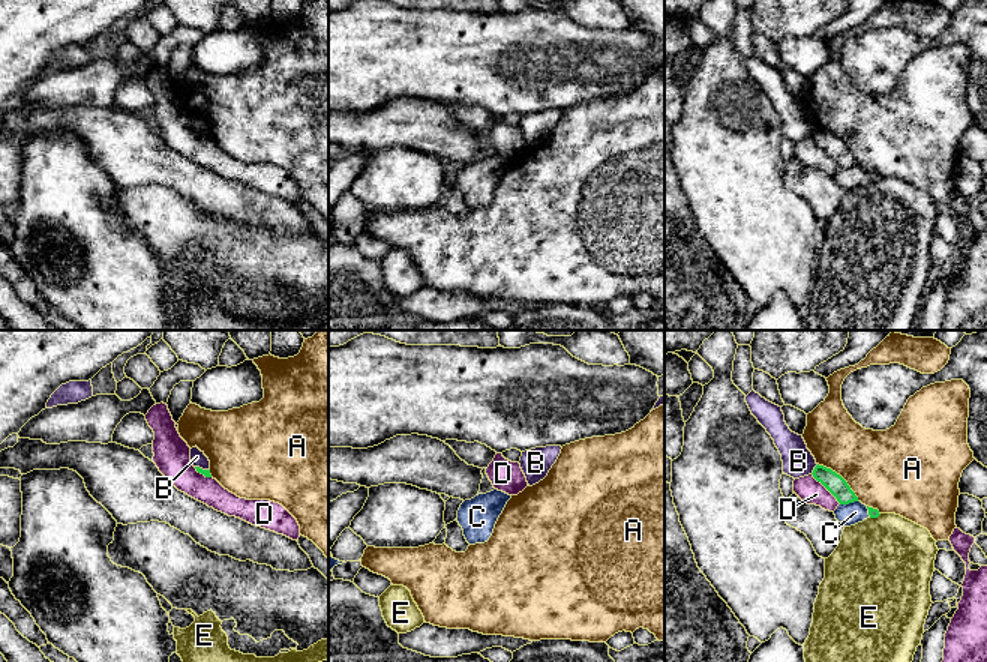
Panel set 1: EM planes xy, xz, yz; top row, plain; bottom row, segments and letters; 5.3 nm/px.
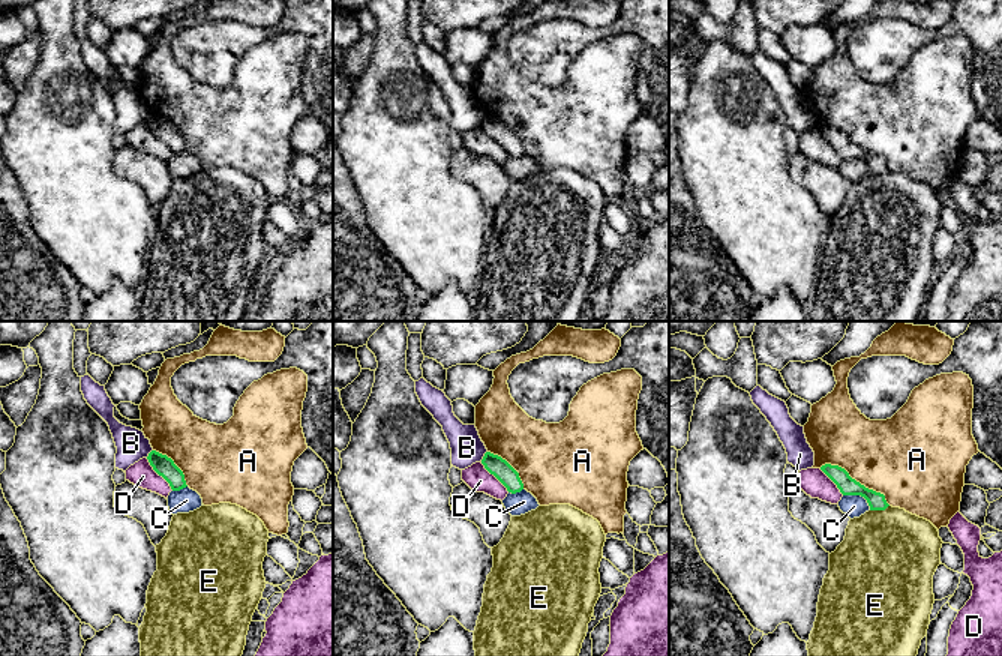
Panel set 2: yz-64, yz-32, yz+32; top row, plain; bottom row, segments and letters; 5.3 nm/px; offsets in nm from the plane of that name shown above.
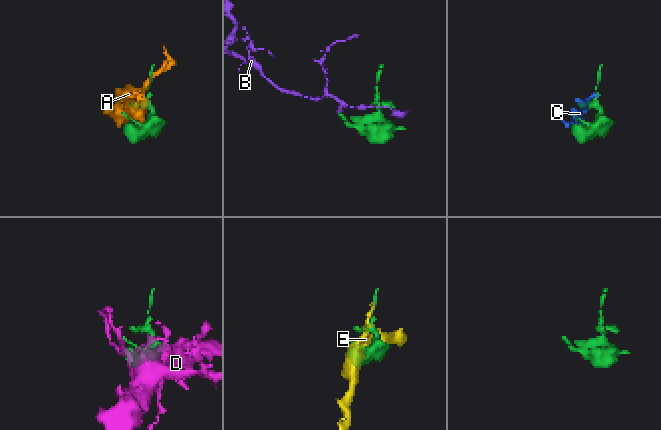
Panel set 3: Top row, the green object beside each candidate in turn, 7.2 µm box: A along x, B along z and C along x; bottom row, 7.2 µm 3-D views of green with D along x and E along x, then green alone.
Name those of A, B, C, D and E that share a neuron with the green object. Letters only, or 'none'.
none

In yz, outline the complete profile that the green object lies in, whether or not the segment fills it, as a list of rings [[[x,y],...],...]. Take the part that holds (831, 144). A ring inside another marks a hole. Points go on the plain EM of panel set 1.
[[[818,128],[812,138],[837,162],[840,168],[858,165],[858,161],[850,153],[848,146],[831,132]]]

